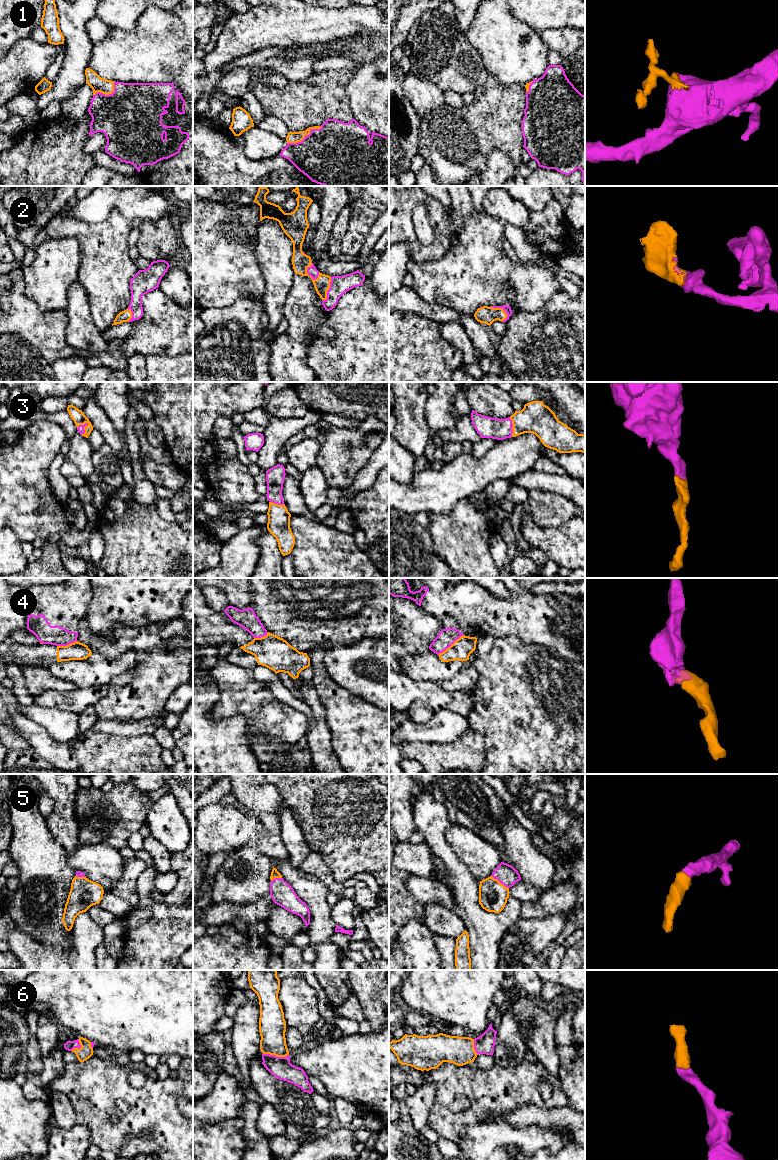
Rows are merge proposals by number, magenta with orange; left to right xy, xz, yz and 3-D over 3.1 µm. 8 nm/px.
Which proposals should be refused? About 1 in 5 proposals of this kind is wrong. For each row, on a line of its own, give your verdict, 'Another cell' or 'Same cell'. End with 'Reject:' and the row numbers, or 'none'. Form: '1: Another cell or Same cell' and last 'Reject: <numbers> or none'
1: Same cell
2: Same cell
3: Same cell
4: Another cell
5: Same cell
6: Same cell
Reject: 4

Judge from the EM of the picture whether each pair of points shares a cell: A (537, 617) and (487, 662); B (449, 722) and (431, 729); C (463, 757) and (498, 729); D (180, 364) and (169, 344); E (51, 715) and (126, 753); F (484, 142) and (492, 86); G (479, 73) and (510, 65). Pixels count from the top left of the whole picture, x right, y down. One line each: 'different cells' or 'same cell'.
A: different cells
B: same cell
C: different cells
D: different cells
E: different cells
F: same cell
G: different cells

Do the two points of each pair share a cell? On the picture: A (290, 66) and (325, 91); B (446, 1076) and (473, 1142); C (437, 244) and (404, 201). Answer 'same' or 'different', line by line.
A: different
B: different
C: same

